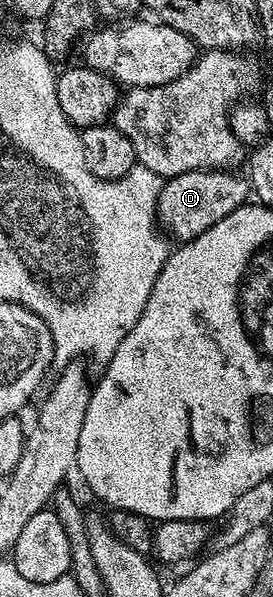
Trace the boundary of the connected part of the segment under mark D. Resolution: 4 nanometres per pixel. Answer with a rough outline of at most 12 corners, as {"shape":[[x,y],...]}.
{"shape":[[205,169],[168,177],[158,223],[185,243],[241,208],[248,179]]}

